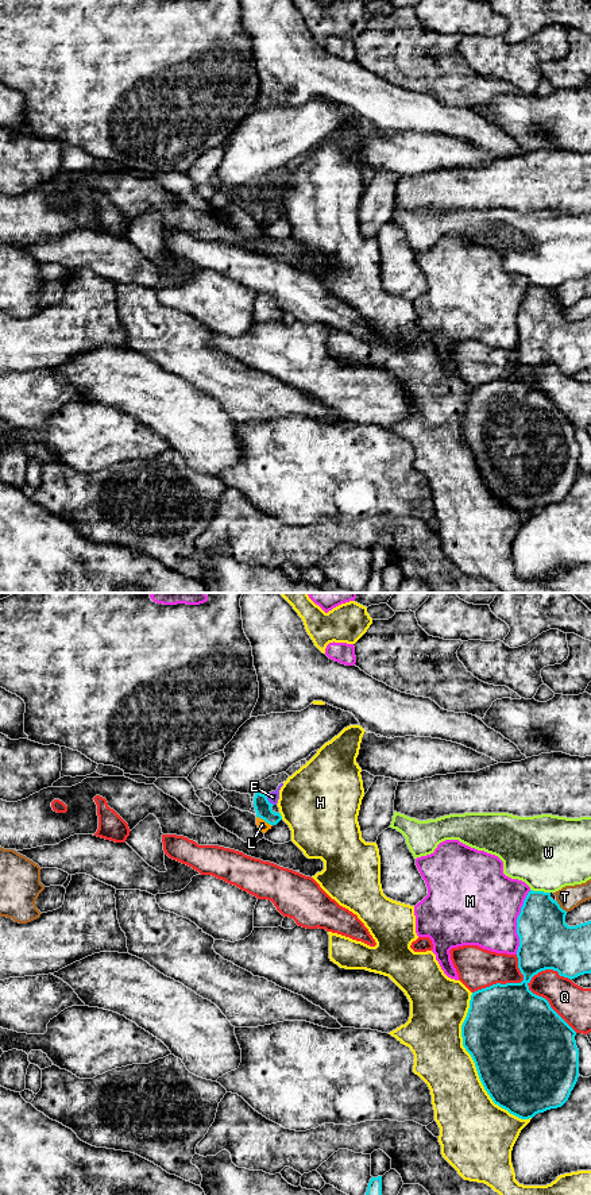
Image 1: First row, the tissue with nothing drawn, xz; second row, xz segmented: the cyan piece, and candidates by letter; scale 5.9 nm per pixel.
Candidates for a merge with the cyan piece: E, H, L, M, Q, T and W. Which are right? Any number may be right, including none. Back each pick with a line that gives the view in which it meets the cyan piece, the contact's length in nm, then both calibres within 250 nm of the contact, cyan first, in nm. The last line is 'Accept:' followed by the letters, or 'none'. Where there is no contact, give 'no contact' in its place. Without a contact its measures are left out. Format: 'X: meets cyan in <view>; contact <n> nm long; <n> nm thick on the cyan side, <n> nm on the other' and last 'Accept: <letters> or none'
L: meets cyan in xz; contact 110 nm long; 100 nm thick on the cyan side, 60 nm on the other
Accept: L

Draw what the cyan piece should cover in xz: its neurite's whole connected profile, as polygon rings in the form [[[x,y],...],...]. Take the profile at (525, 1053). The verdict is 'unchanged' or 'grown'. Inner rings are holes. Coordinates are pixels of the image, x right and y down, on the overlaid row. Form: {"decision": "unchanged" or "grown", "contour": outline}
{"decision": "unchanged", "contour": [[[528,893],[517,918],[517,957],[524,980],[497,983],[472,992],[461,1025],[463,1046],[471,1055],[484,1090],[495,1105],[521,1119],[561,1107],[579,1078],[576,1032],[528,986],[534,975],[545,970],[557,971],[571,980],[591,974],[591,921],[568,926],[565,915],[551,893]]]}

